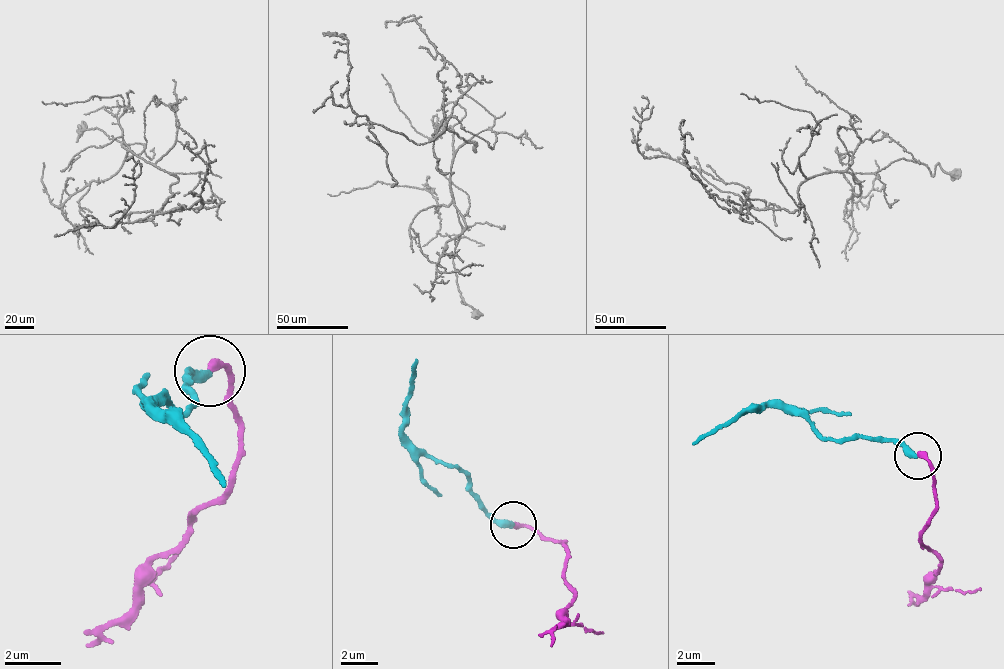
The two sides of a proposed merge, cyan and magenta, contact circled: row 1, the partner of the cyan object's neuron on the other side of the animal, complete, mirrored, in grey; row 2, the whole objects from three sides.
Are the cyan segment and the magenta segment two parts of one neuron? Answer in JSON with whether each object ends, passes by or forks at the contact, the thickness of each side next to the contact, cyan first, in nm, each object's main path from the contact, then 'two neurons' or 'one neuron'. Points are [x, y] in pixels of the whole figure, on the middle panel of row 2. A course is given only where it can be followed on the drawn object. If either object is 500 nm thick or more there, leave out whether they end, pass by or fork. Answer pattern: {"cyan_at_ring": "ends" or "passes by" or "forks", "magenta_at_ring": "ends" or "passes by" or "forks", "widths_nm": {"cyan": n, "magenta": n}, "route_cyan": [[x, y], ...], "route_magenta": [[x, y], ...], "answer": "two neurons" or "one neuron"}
{"cyan_at_ring": "ends", "magenta_at_ring": "ends", "widths_nm": {"cyan": 360, "magenta": 280}, "route_cyan": [[513, 524], [492, 516], [461, 470], [410, 442], [406, 392], [419, 359]], "route_magenta": [[513, 524], [567, 544], [573, 596], [553, 632], [549, 645]], "answer": "one neuron"}

